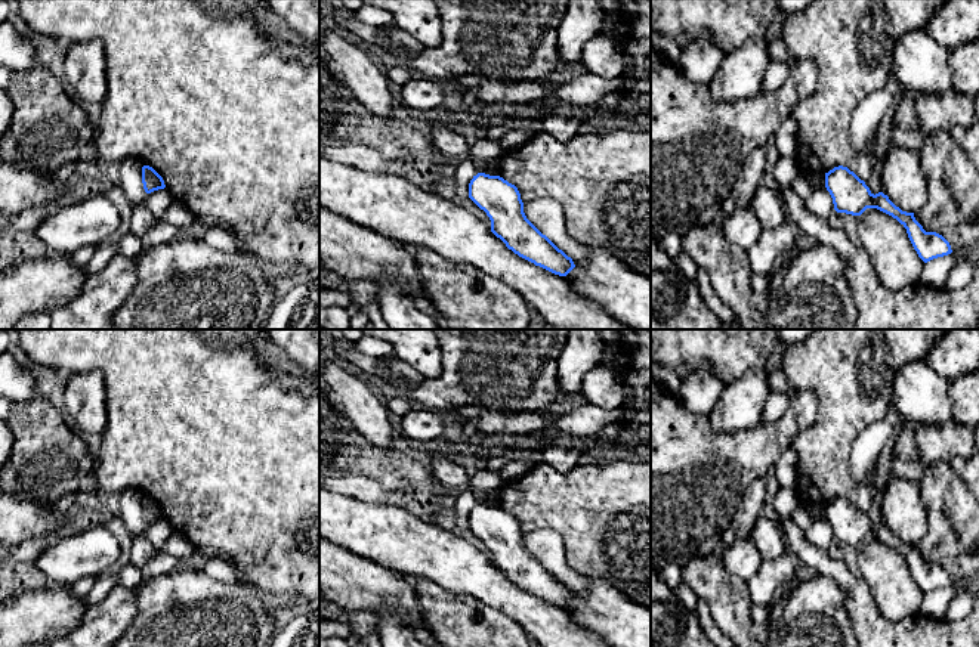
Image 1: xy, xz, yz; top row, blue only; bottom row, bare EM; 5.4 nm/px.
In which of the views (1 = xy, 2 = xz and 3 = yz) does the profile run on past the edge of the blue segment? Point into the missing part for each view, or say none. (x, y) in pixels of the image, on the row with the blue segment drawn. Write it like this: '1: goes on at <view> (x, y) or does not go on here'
1: does not go on here
2: does not go on here
3: does not go on here

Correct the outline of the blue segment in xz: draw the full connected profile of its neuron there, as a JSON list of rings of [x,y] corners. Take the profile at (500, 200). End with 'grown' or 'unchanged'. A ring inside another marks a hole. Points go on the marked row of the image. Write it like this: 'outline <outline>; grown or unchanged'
outline [[[478,173],[469,183],[469,198],[490,217],[491,232],[519,257],[559,276],[575,267],[572,259],[526,219],[515,185]]]; unchanged

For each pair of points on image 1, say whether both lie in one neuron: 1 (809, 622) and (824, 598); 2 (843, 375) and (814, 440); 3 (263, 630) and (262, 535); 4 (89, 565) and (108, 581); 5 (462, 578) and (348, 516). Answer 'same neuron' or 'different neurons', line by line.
1: same neuron
2: same neuron
3: different neurons
4: different neurons
5: same neuron

